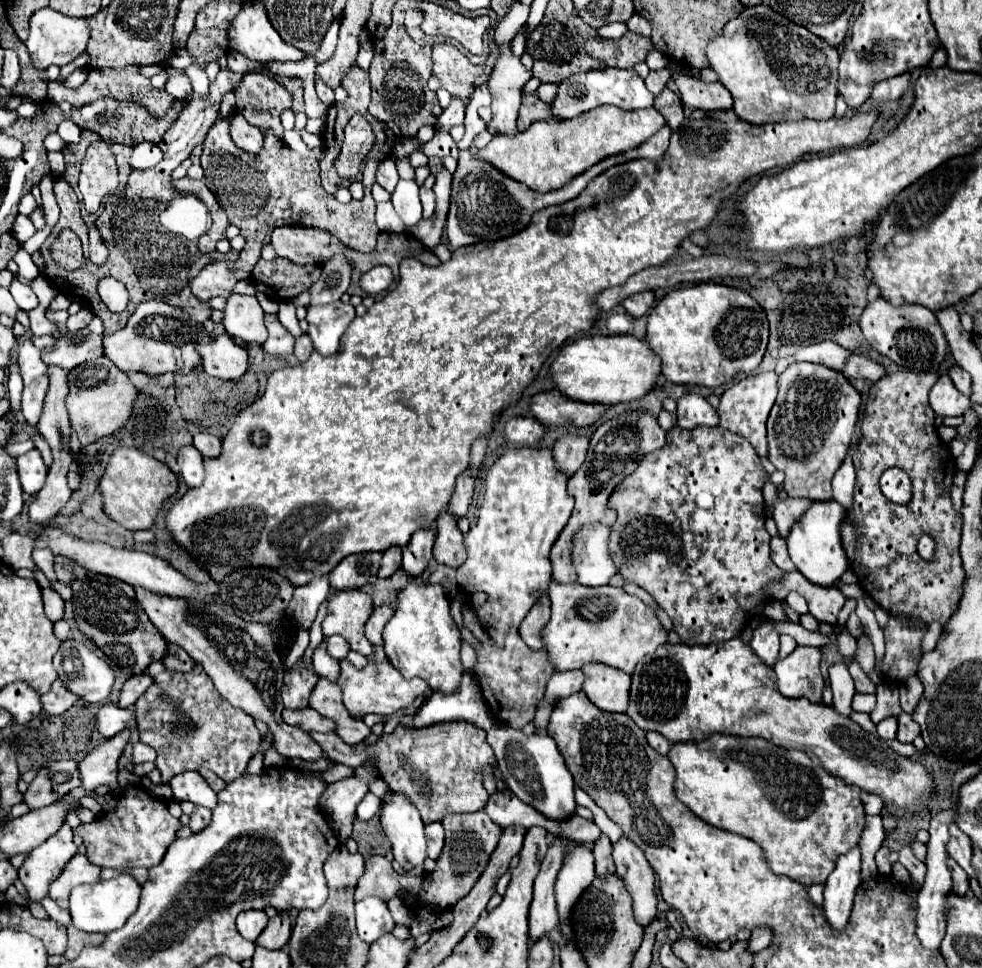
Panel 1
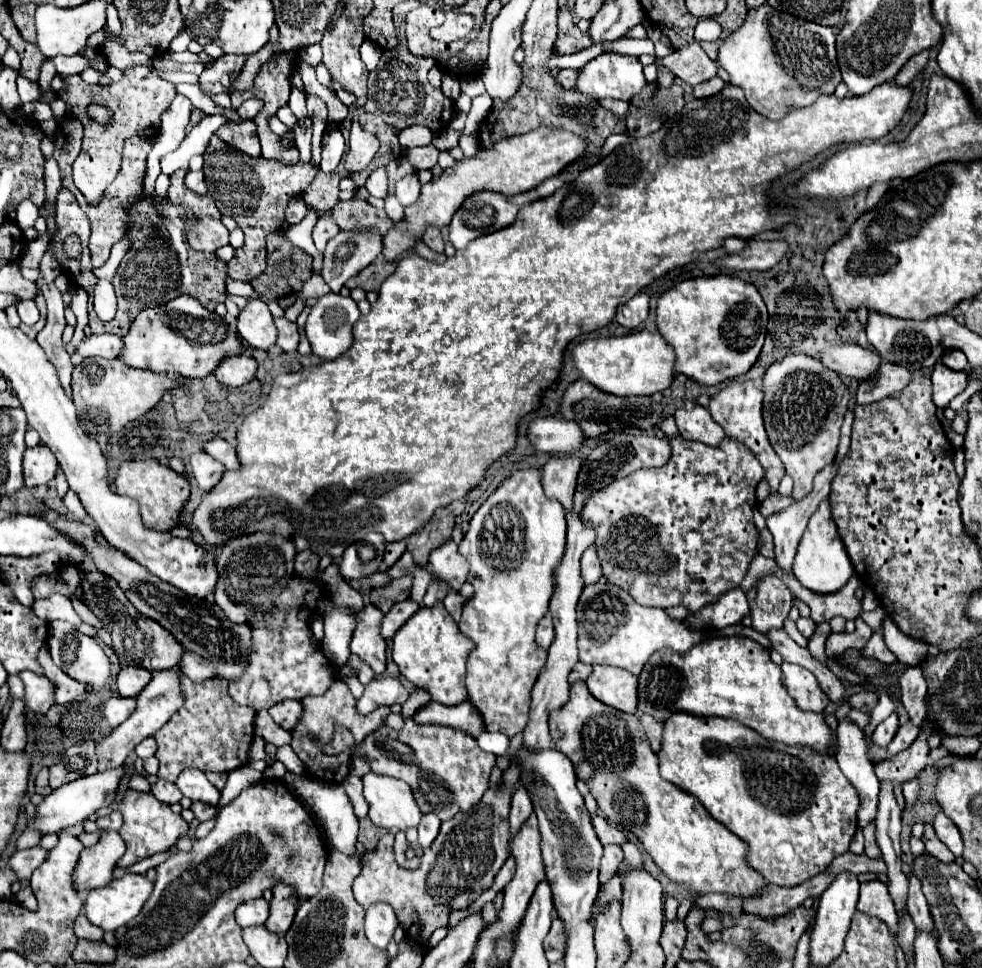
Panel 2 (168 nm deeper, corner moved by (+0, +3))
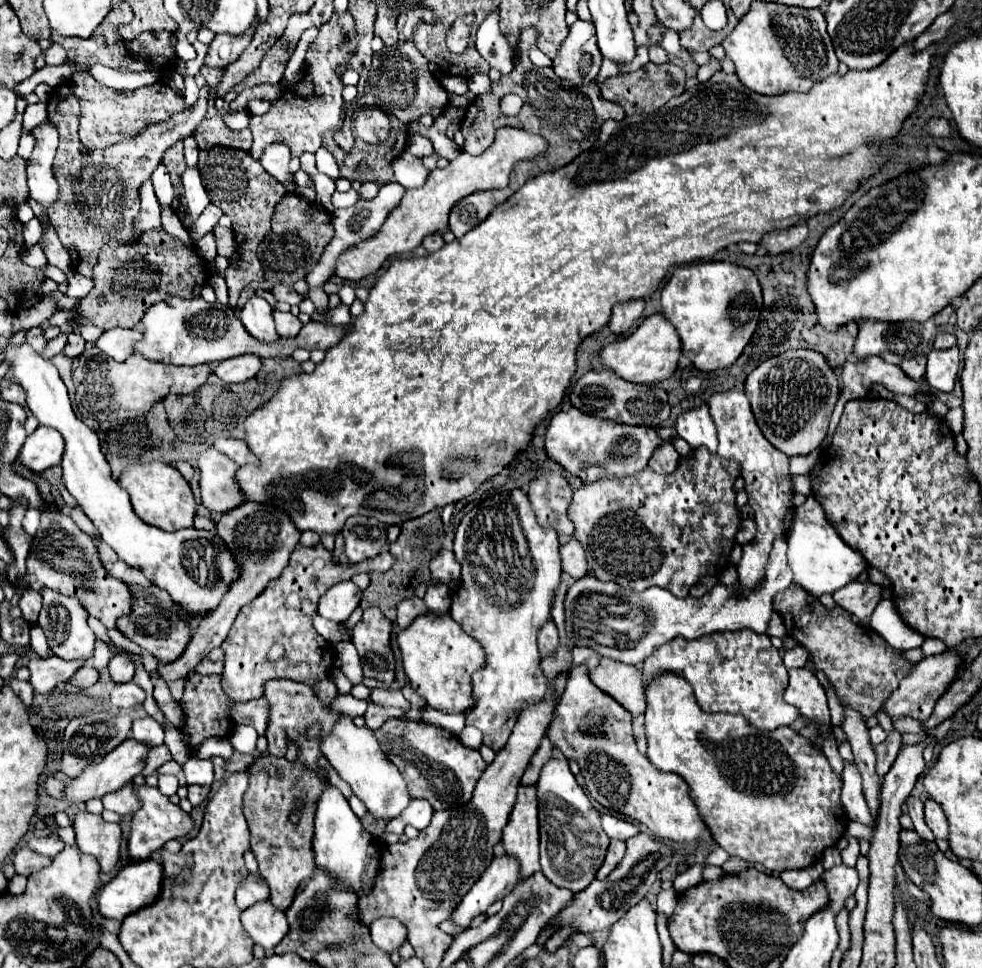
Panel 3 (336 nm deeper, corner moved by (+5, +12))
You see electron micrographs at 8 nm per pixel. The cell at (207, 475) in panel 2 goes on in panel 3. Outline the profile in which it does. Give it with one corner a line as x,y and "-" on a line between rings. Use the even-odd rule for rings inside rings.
208,448
198,458
202,504
212,514
224,514
246,502
244,492
236,486
238,466
216,448

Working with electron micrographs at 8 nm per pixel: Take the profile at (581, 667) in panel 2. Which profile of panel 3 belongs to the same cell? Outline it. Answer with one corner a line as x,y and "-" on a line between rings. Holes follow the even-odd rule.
574,646
572,648
572,662
578,666
578,664
586,664
590,670
592,668
596,668
598,666
598,662
600,662
600,654
596,654
594,650
590,650
590,648
578,648
578,646

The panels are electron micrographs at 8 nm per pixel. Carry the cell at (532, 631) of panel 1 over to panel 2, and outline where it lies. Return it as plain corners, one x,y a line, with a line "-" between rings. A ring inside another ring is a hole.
547,613
537,625
537,645
547,649
551,641
553,641
553,623
551,623
551,615

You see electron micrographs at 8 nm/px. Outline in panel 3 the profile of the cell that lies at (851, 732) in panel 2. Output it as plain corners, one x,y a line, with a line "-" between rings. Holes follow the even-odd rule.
846,762
842,780
844,780
844,786
842,786
842,806
844,806
844,812
848,814
850,820
868,826
868,822
872,822
872,814
868,810
868,804
864,802
862,778
860,778
858,766

